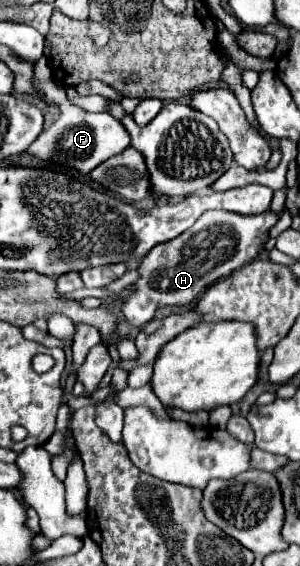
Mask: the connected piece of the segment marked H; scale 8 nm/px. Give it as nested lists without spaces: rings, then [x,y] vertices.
[[[267,209],[259,215],[239,215],[229,211],[205,211],[191,229],[183,235],[155,245],[139,263],[139,279],[135,281],[137,293],[123,301],[125,319],[143,327],[149,323],[157,309],[165,305],[193,305],[211,283],[231,275],[231,271],[251,263],[265,247],[269,229],[279,221],[279,213]]]

